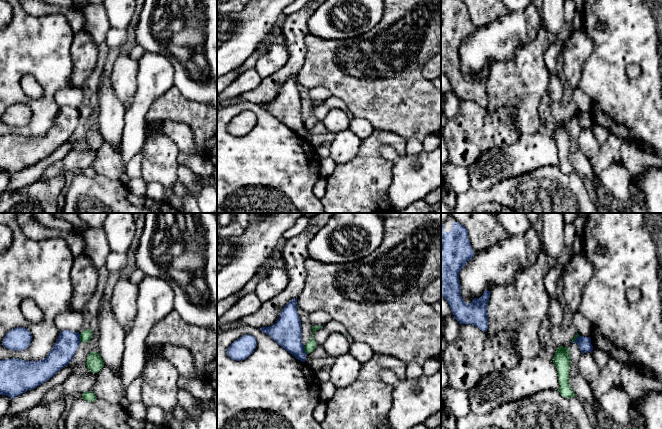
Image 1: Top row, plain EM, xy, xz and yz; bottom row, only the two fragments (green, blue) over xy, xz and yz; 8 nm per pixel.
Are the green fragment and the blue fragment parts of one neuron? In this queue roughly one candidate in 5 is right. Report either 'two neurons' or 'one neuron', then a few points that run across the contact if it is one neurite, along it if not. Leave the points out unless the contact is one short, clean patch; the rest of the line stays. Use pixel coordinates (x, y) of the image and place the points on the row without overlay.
two neurons | xy (79, 110), (81, 117)

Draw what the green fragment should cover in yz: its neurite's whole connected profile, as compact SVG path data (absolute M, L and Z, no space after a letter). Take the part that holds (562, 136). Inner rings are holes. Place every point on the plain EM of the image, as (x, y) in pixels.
M559 122L553 133L553 139L558 147L560 170L565 174L575 173L572 164L569 161L569 147L571 142L571 133L569 131L569 124Z

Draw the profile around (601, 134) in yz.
M593 124L592 130L600 145L604 144L609 136L609 131L598 124Z

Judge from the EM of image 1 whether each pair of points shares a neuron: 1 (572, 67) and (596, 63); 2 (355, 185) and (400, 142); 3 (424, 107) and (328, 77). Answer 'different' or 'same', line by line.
1: different
2: same
3: same

